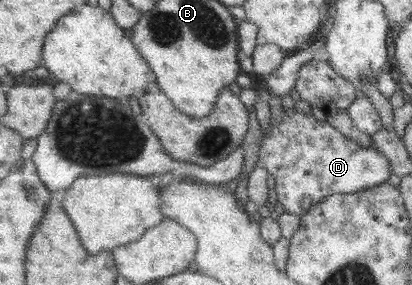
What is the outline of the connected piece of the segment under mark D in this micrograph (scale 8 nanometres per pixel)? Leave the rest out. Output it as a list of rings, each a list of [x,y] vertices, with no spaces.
[[[295,108],[284,109],[281,122],[272,124],[269,132],[263,134],[256,167],[275,175],[277,200],[285,212],[298,216],[328,195],[375,187],[385,183],[391,175],[389,160],[381,152],[373,147],[361,147],[328,121],[321,122]]]

